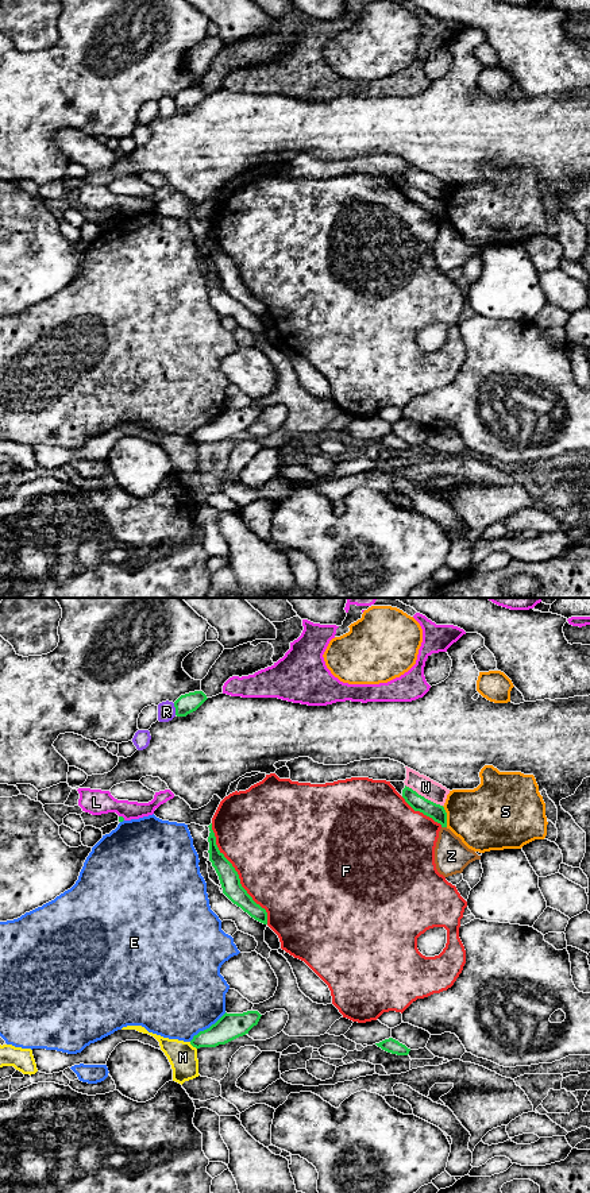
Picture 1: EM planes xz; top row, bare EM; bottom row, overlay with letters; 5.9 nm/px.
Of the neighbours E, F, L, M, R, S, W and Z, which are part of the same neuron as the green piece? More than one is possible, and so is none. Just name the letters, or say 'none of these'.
none of these

